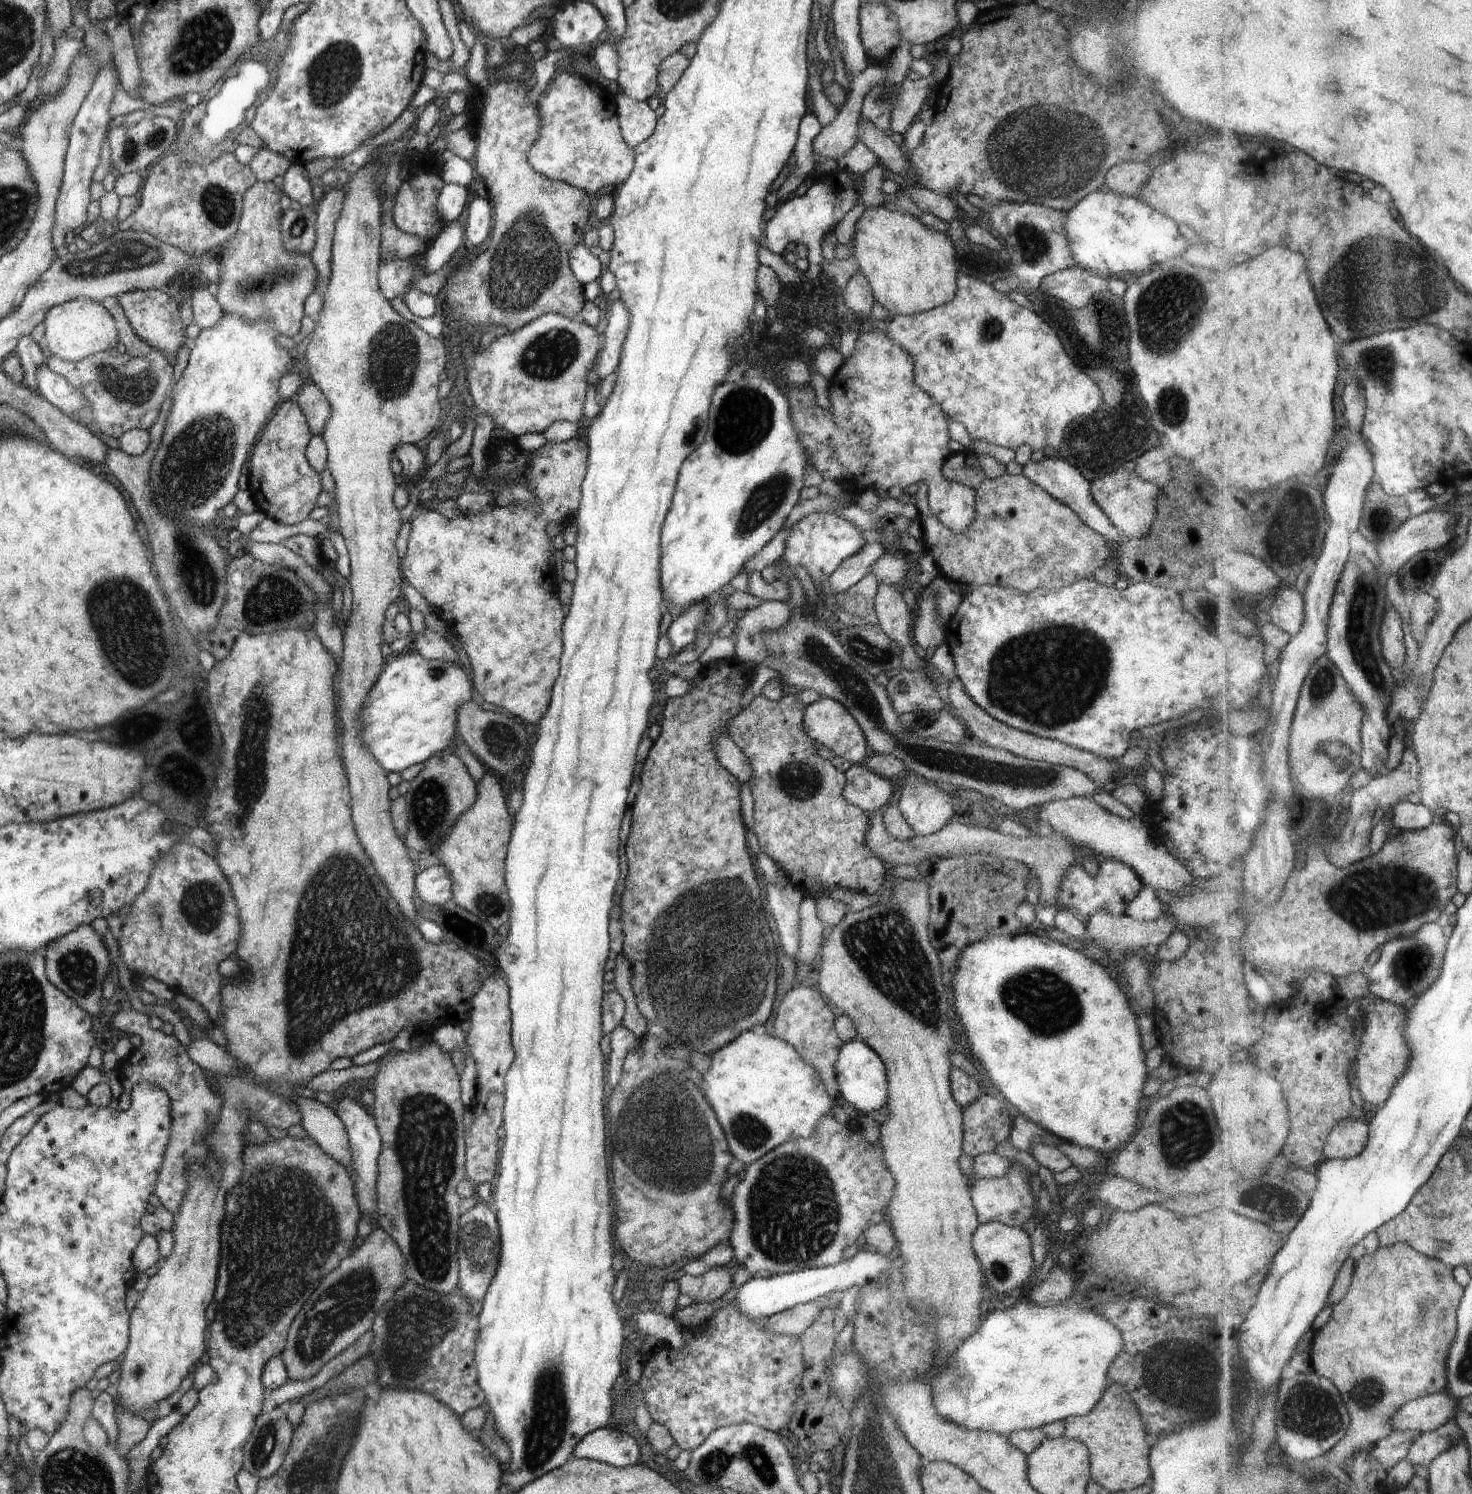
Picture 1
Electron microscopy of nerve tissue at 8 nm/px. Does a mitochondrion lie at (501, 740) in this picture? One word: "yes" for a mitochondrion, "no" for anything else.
yes

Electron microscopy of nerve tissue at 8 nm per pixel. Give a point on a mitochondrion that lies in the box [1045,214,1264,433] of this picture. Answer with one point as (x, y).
(1176, 301)

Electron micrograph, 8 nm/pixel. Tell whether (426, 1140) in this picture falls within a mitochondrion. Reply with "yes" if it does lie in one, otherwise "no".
yes

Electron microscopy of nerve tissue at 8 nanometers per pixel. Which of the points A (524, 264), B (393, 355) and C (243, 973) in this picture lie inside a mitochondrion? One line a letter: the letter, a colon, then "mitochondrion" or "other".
A: mitochondrion
B: mitochondrion
C: other

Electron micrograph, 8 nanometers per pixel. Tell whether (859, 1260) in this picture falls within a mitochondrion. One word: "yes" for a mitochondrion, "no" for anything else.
no

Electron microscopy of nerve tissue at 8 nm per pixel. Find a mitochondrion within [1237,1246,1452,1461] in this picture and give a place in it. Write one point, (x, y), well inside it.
(1311, 1411)

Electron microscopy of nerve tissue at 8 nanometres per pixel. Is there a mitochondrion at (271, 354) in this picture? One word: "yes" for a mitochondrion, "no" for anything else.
no

